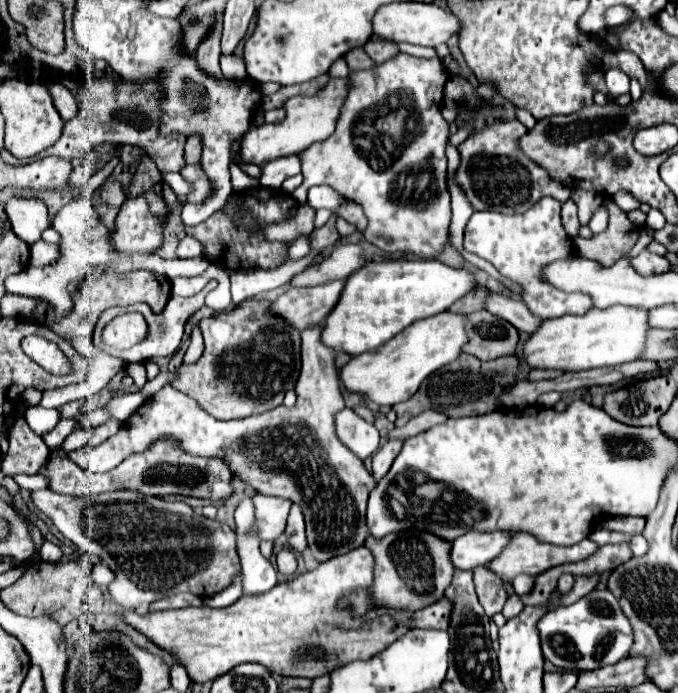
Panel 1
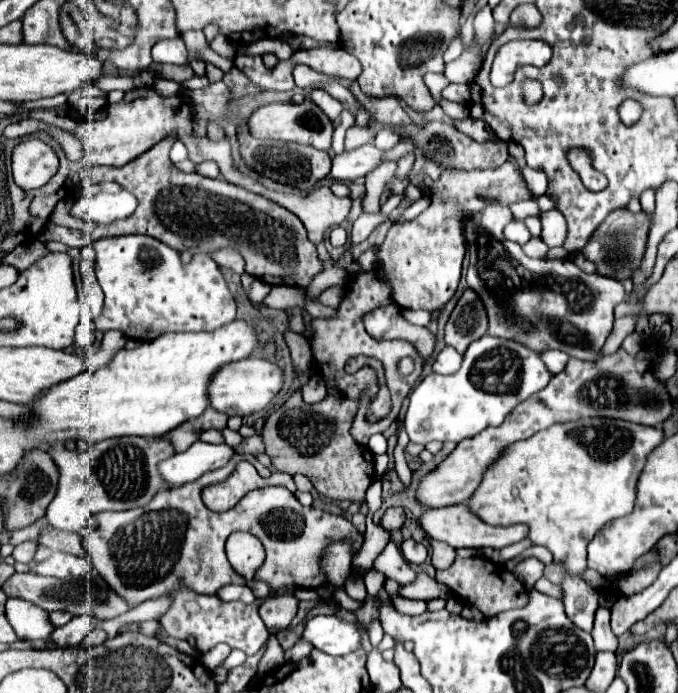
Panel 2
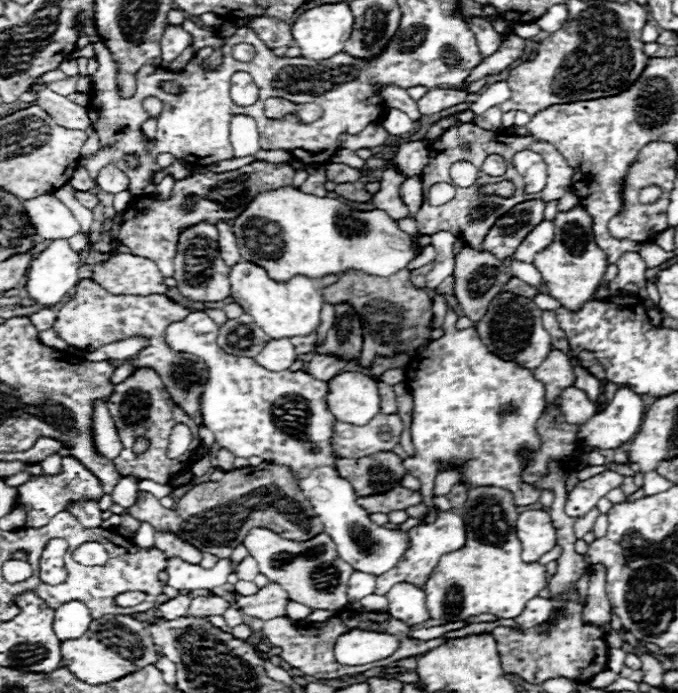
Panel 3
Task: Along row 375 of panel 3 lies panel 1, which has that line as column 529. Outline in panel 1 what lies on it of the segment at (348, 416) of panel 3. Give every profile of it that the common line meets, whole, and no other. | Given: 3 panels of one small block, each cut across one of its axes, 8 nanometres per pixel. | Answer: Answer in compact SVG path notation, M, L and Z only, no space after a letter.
M610 306L606 310L592 308L582 316L560 316L544 320L524 344L524 360L534 368L556 370L590 370L618 366L642 358L648 336L648 310L630 306Z

